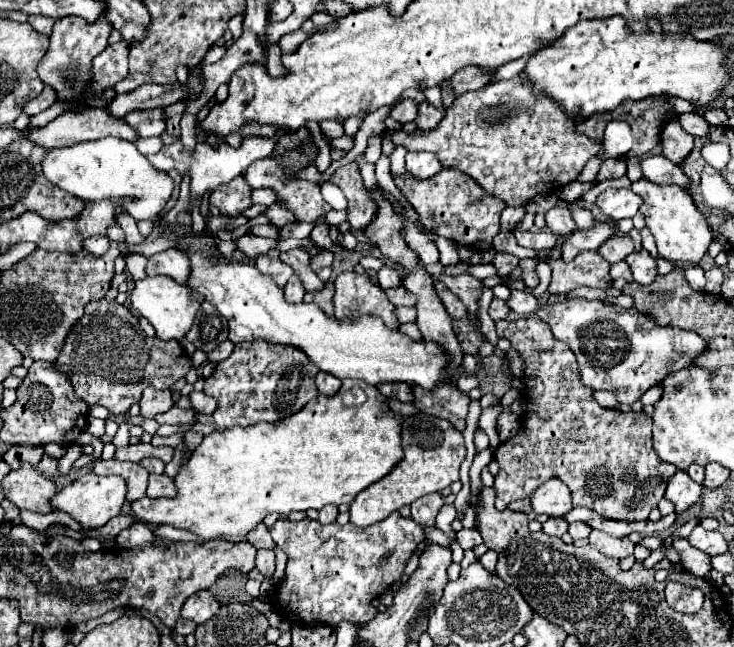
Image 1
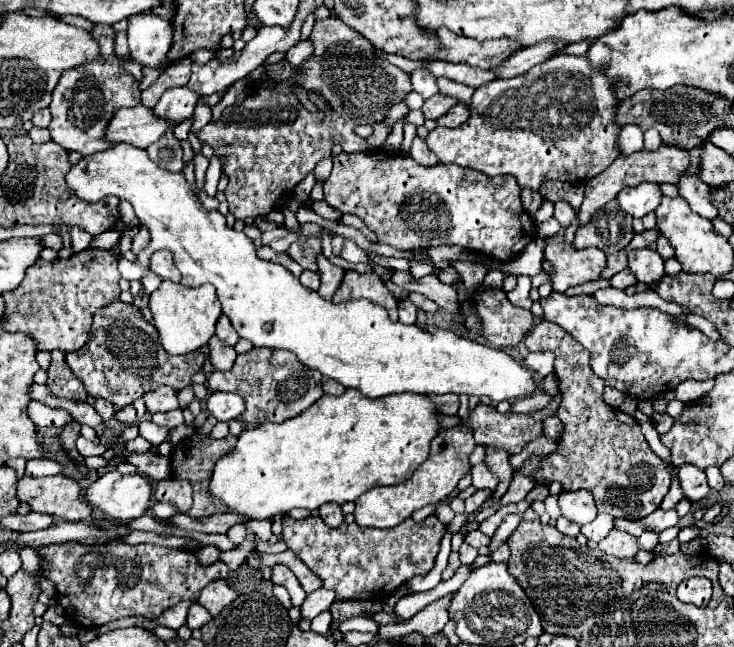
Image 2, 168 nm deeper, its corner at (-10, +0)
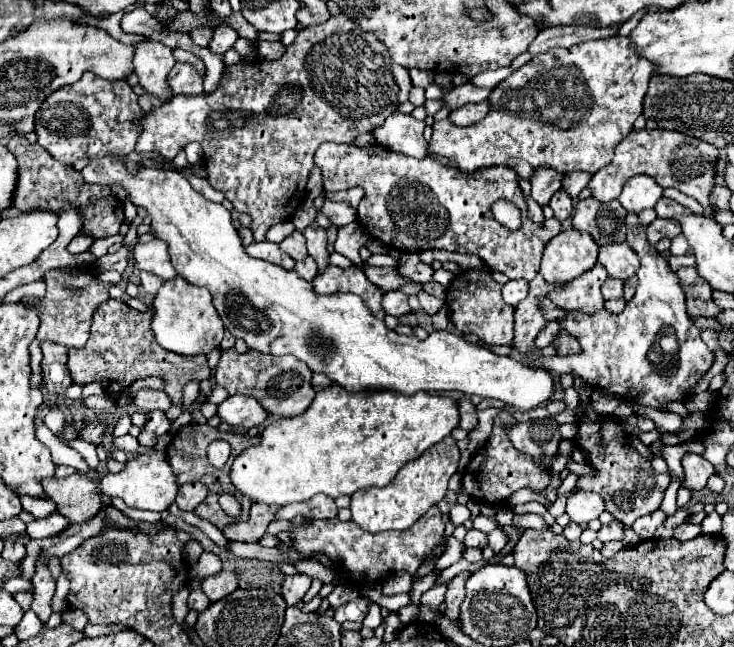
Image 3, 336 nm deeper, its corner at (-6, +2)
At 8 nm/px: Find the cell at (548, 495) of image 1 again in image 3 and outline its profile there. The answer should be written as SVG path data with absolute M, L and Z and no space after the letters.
M576 491L568 497L566 513L574 523L588 523L598 519L604 511L604 497L592 491Z

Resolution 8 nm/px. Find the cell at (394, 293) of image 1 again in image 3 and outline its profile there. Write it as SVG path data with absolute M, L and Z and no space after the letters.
M420 291L420 293L418 293L418 299L420 299L422 309L424 309L428 315L436 315L436 313L444 307L444 301L440 301L440 299L436 299L436 297L432 297L432 295L428 295L428 293L424 293L424 291Z

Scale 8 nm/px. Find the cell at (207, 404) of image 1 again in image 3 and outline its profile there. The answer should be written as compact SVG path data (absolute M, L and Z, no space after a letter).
M232 395L224 403L218 405L218 415L222 421L230 425L244 425L244 427L258 427L268 419L268 413L254 397Z

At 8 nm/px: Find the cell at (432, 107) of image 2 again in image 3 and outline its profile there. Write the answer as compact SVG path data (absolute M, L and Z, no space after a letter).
M466 83L466 85L460 85L460 87L454 87L448 95L446 95L446 105L452 107L452 109L458 109L466 103L480 103L480 101L486 101L490 97L492 89L484 89L484 87L476 87L472 83Z

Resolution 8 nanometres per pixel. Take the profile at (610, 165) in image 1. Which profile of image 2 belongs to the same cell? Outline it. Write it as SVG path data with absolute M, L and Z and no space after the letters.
M660 145L658 151L650 153L646 149L630 153L630 155L620 155L608 169L604 169L604 173L596 175L592 181L586 181L586 193L584 193L584 209L580 209L578 213L578 227L584 227L608 201L612 201L616 197L616 193L624 187L636 187L642 181L652 181L652 183L676 183L680 179L680 175L684 173L688 165L688 151L684 149L676 149L670 145Z

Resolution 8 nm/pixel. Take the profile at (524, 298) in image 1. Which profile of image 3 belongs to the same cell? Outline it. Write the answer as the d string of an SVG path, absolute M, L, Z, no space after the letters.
M514 279L514 281L508 281L504 287L502 287L502 299L510 305L516 305L524 299L524 295L528 295L528 281L524 279Z

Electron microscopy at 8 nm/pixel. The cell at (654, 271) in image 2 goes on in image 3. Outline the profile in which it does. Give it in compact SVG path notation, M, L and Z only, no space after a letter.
M612 243L600 247L598 263L606 267L612 279L622 279L622 281L630 279L636 273L636 267L640 267L638 255L626 243Z

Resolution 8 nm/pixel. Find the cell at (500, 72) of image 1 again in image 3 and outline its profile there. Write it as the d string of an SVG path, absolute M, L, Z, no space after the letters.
M649 6L649 7L645 7L645 8L641 9L628 21L621 24L616 36L618 36L618 35L628 36L630 34L630 32L634 29L634 27L636 27L636 25L638 24L640 19L642 17L644 17L648 13L648 11L650 13L650 12L663 12L664 10L666 10L666 9L664 9L662 7L655 7L655 6Z

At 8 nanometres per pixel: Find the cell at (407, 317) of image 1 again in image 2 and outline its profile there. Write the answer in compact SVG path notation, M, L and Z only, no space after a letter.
M402 299L402 301L398 303L398 313L400 313L400 323L412 325L412 323L416 321L418 309L416 309L416 305L412 305L408 299Z

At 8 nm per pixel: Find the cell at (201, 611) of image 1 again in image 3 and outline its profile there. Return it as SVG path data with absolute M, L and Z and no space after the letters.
M226 569L202 581L202 591L208 595L210 601L218 601L236 589L238 589L238 577L234 571L226 571Z

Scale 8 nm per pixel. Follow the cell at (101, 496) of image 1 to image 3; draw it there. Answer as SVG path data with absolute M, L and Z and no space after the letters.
M150 449L146 455L136 455L126 463L126 467L112 475L106 473L100 481L100 491L108 497L120 497L128 507L134 509L148 509L148 511L166 511L178 493L180 485L176 483L176 473L166 459L166 451Z

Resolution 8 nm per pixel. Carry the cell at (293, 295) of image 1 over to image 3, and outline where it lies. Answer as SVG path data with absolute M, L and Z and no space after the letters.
M306 257L304 261L298 261L298 263L296 263L294 271L296 271L302 279L312 281L312 279L316 277L316 273L318 273L318 269L316 269L316 261L314 261L312 257Z

